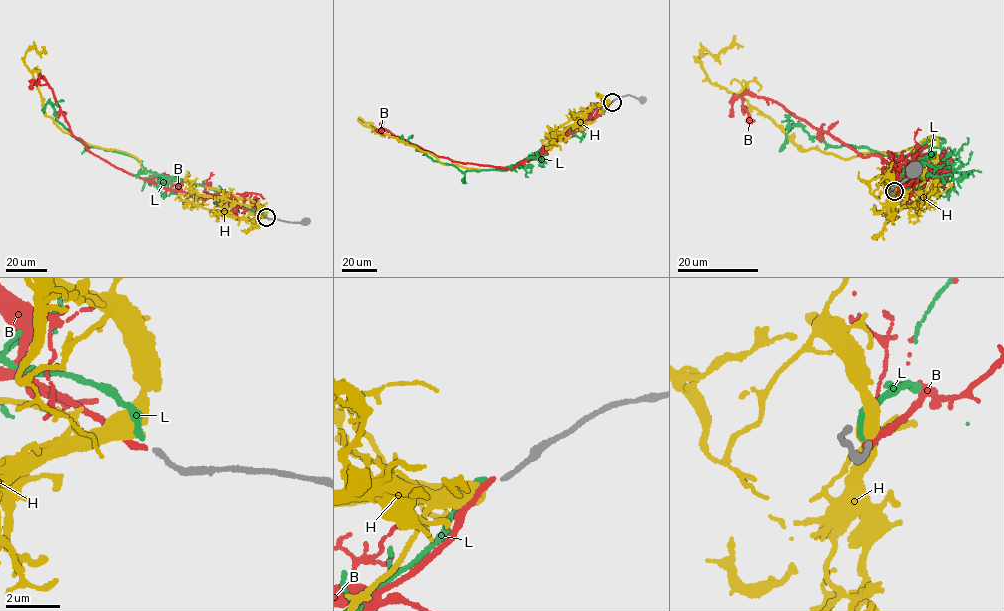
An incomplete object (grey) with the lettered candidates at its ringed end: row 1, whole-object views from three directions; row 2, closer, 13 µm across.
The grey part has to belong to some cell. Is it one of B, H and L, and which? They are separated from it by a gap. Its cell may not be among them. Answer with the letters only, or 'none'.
L

